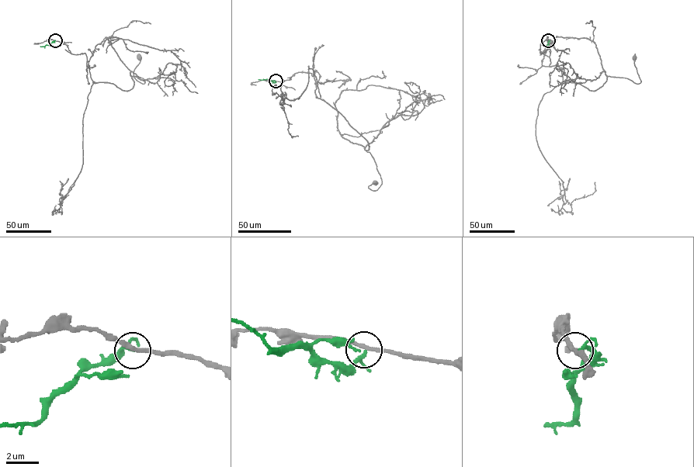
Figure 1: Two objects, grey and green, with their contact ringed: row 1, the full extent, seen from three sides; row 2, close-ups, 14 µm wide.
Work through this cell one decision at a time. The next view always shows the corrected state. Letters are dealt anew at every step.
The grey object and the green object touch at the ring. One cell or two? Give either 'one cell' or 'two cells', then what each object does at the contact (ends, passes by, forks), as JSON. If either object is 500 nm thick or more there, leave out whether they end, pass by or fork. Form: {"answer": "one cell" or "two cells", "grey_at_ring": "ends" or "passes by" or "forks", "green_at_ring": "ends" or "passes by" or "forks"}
{"answer": "two cells", "grey_at_ring": "passes by", "green_at_ring": "passes by"}

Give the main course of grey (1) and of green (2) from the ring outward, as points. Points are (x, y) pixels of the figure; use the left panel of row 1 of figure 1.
1: (55, 41), (85, 53), (93, 81), (124, 90), (132, 76), (144, 82), (133, 75), (139, 57)
2: (55, 41), (40, 46)

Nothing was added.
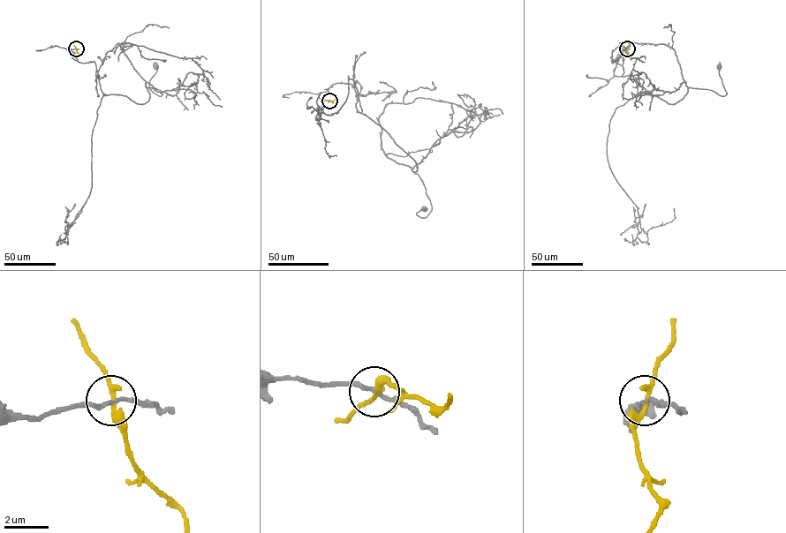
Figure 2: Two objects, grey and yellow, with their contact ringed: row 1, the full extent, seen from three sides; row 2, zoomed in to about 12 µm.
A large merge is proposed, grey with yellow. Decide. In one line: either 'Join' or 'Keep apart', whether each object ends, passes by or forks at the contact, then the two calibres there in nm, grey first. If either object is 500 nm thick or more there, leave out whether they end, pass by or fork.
Keep apart. At the ring grey passes by. At the ring yellow passes by. Thickness 160 nm (grey) against 200 nm

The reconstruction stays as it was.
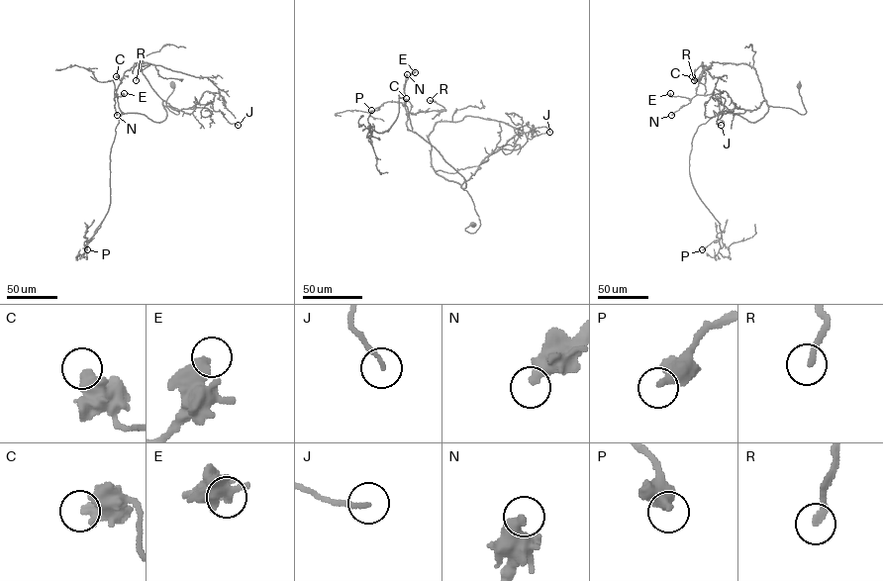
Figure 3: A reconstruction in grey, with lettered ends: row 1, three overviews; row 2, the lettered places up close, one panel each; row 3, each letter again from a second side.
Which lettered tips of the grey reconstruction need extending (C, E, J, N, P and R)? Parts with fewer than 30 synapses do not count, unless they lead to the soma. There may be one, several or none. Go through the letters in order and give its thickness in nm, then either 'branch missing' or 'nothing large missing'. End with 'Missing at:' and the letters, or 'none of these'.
C: 500 nm | nothing large missing
E: 480 nm | nothing large missing
J: 170 nm | nothing large missing
N: 400 nm | nothing large missing
P: 440 nm | branch missing
R: 240 nm | branch missing
Missing at: P, R

